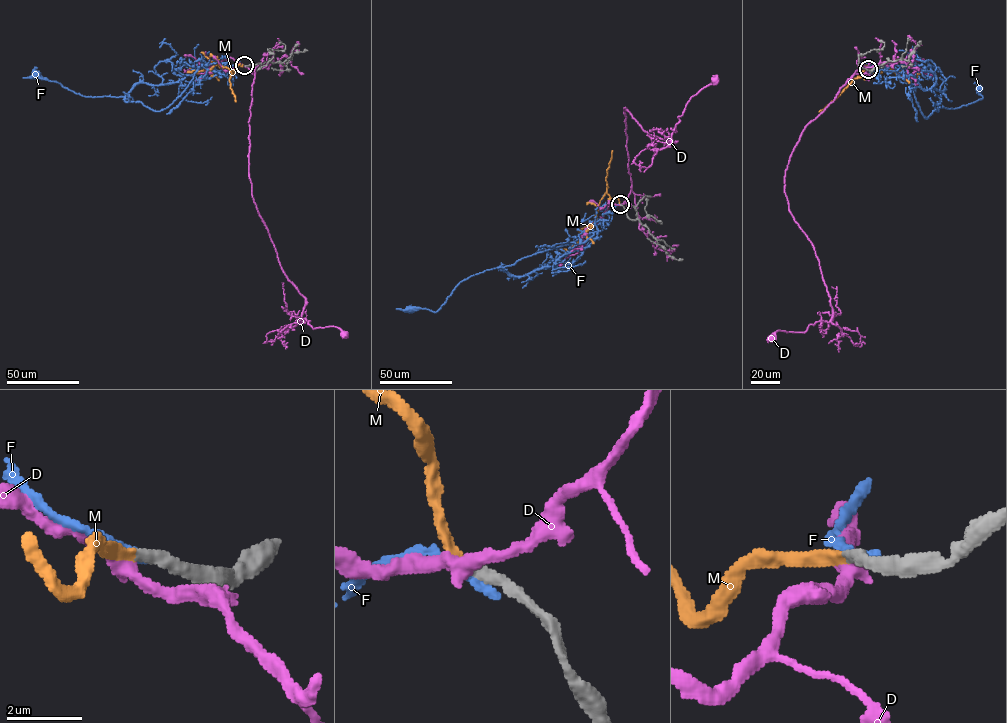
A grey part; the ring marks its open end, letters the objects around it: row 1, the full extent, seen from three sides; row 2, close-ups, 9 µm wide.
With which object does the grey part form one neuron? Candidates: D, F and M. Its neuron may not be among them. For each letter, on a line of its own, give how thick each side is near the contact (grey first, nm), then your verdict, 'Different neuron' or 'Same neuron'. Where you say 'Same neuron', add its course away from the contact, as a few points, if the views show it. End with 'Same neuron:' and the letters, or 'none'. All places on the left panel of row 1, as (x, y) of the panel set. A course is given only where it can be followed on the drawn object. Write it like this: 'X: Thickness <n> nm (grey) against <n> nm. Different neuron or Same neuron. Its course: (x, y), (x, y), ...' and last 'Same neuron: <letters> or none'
D: Thickness 340 nm (grey) against 360 nm. Different neuron
F: Thickness 360 nm (grey) against 300 nm. Different neuron
M: Thickness 340 nm (grey) against 280 nm. Same neuron. Its course: (244, 65), (239, 64), (233, 71), (215, 64), (196, 72), (190, 66)
Same neuron: M

